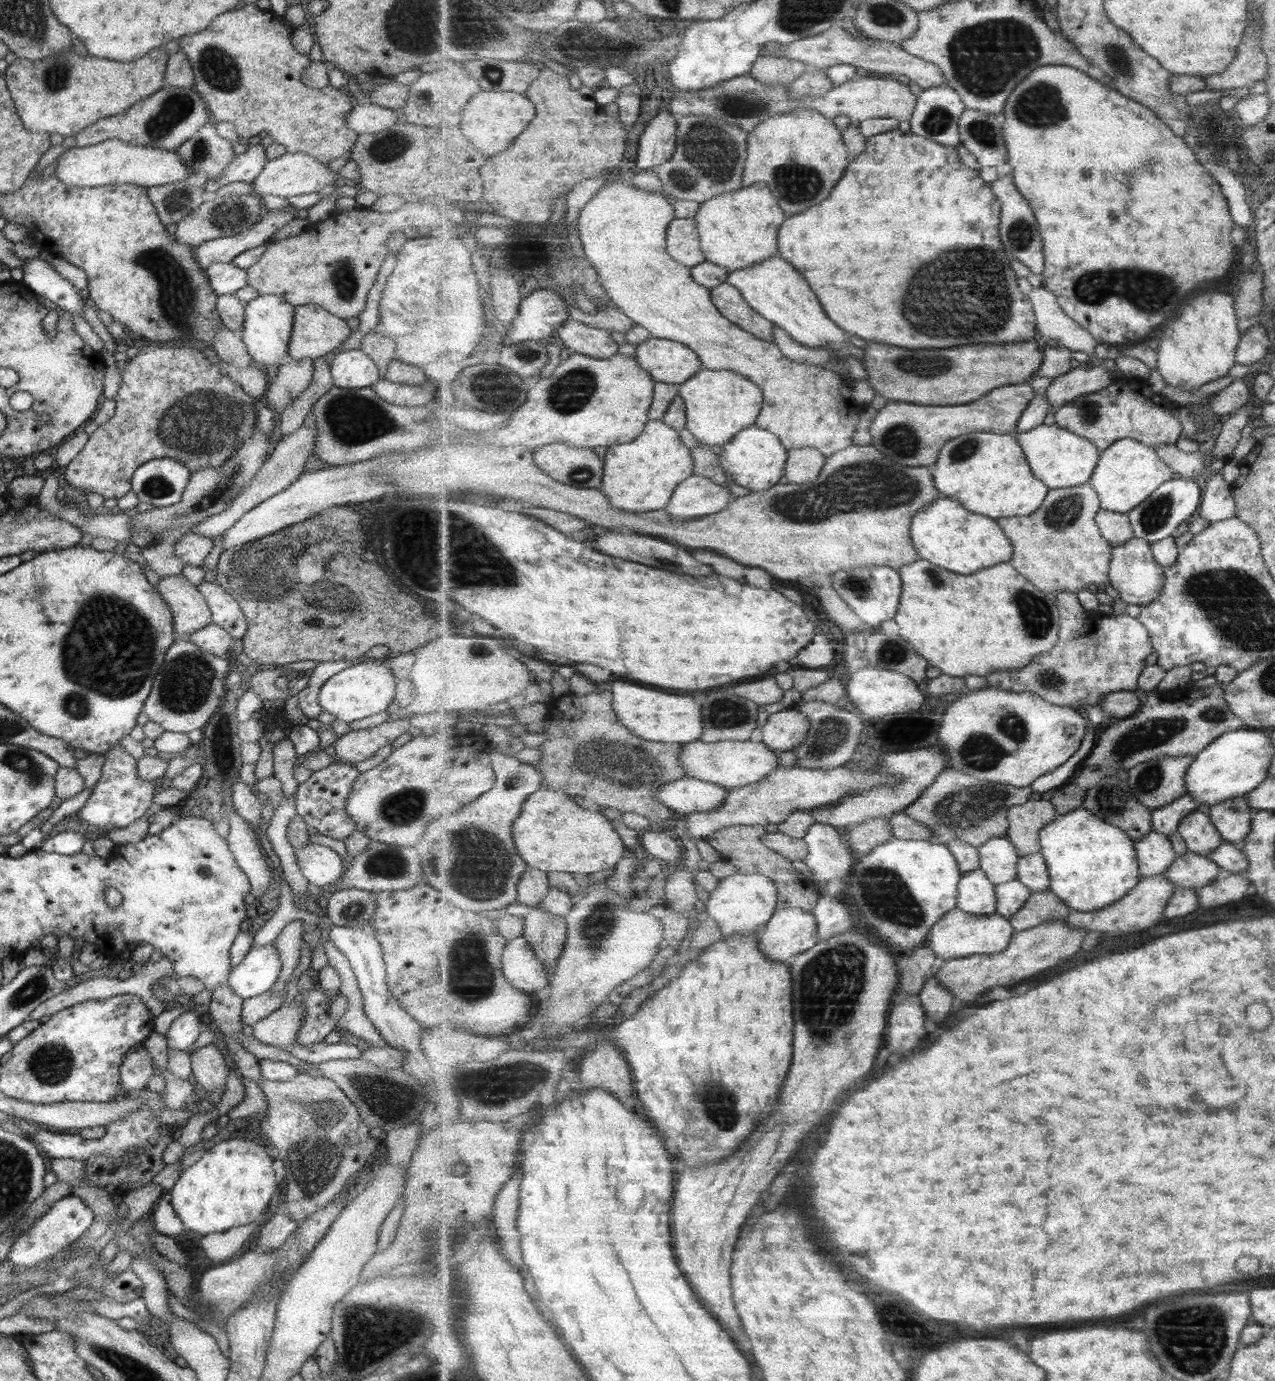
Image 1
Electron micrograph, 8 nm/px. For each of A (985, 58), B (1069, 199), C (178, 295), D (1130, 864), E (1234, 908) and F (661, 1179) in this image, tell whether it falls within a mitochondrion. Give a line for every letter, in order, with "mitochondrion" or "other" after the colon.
A: mitochondrion
B: other
C: mitochondrion
D: other
E: other
F: other

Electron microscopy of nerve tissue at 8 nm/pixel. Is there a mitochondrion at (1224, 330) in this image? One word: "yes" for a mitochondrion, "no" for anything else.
no

